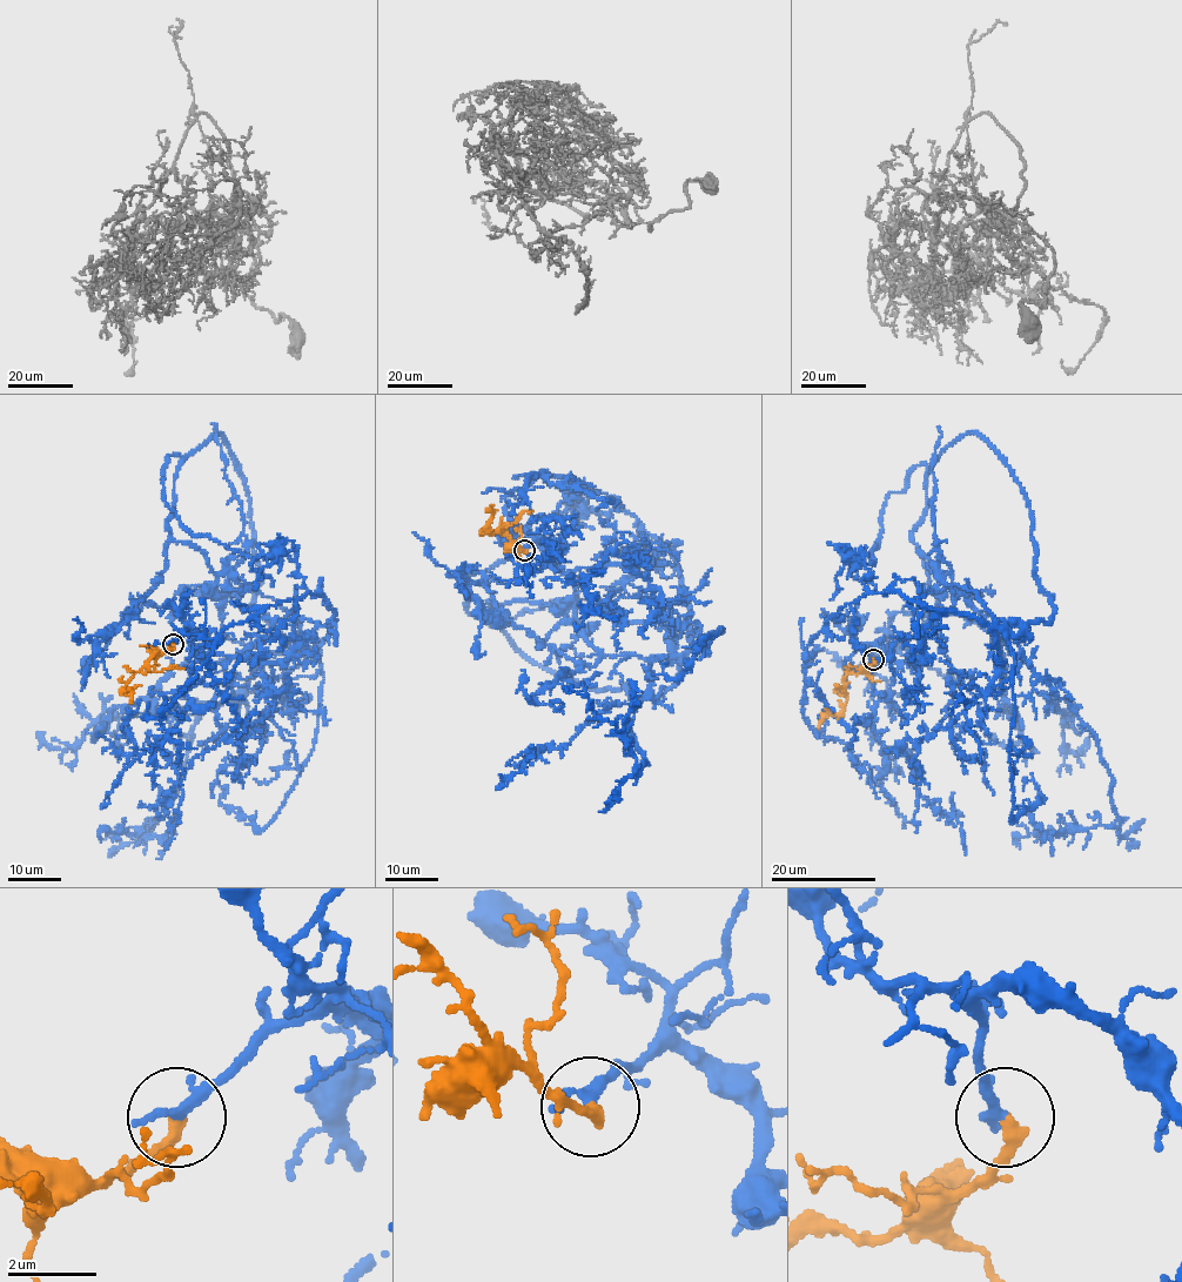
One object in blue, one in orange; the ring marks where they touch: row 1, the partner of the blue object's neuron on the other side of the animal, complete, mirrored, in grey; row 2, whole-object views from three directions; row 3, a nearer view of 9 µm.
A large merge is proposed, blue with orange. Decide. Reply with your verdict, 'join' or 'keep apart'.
join

